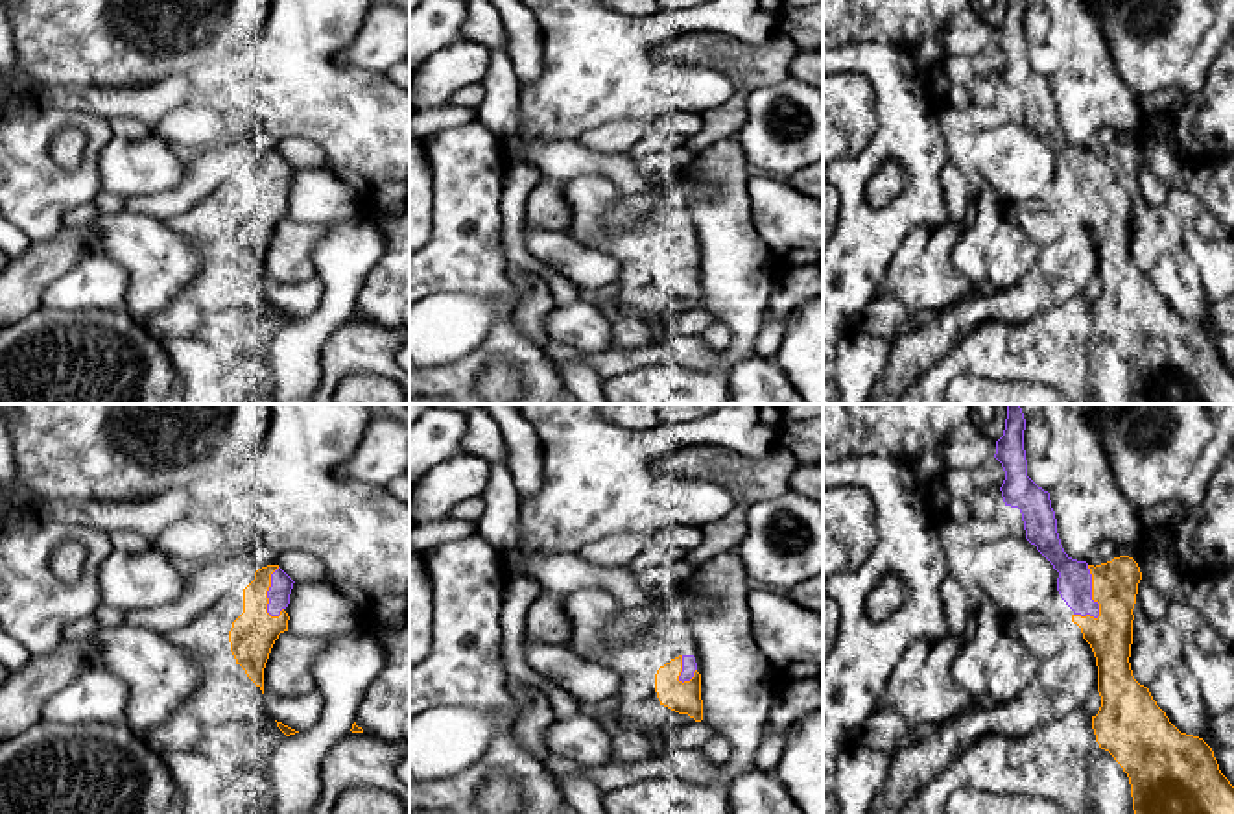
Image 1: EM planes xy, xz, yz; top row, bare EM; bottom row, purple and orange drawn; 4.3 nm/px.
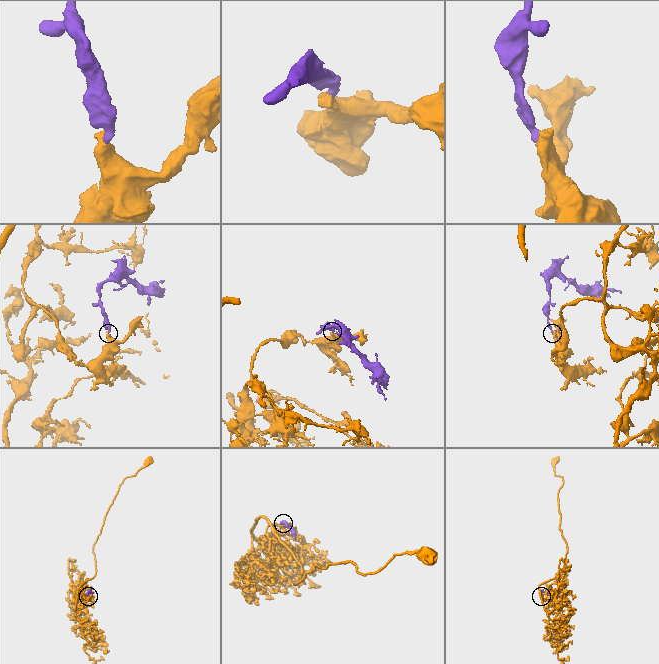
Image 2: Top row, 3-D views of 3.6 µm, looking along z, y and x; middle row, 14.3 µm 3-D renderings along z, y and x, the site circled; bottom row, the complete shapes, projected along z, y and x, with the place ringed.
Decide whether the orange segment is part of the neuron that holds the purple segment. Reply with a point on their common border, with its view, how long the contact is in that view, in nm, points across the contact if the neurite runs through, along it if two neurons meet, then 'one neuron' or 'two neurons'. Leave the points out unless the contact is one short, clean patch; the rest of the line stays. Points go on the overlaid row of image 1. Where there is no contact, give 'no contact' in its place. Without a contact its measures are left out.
contact yz (1091, 593); length 240 nm; one neuron

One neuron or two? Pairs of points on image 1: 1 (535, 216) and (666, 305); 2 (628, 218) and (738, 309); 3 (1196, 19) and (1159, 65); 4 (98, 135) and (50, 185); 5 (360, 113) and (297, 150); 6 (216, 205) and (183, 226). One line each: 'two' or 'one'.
1: two
2: two
3: one
4: one
5: two
6: one

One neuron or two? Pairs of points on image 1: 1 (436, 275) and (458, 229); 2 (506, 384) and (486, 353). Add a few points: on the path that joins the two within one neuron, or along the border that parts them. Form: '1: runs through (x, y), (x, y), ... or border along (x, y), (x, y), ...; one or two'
1: runs through (447, 264), (458, 253), (458, 240); one
2: border along (524, 377), (510, 360), (493, 357), (471, 384); two

